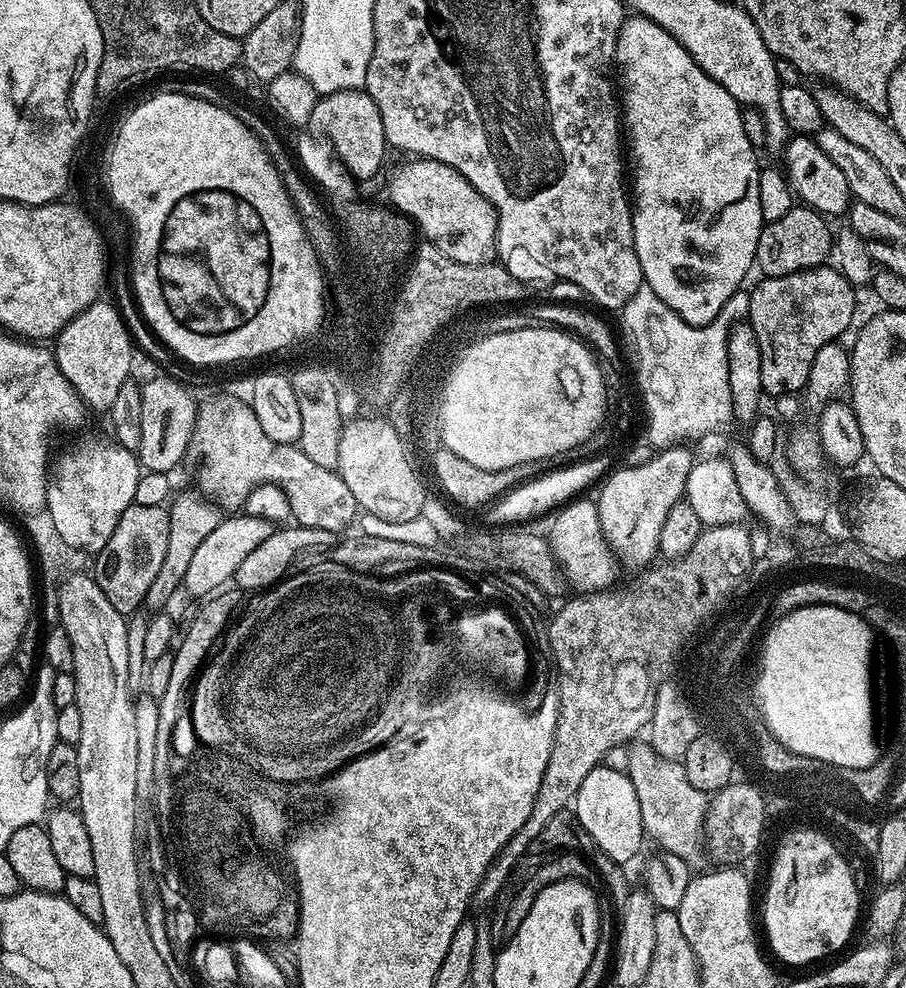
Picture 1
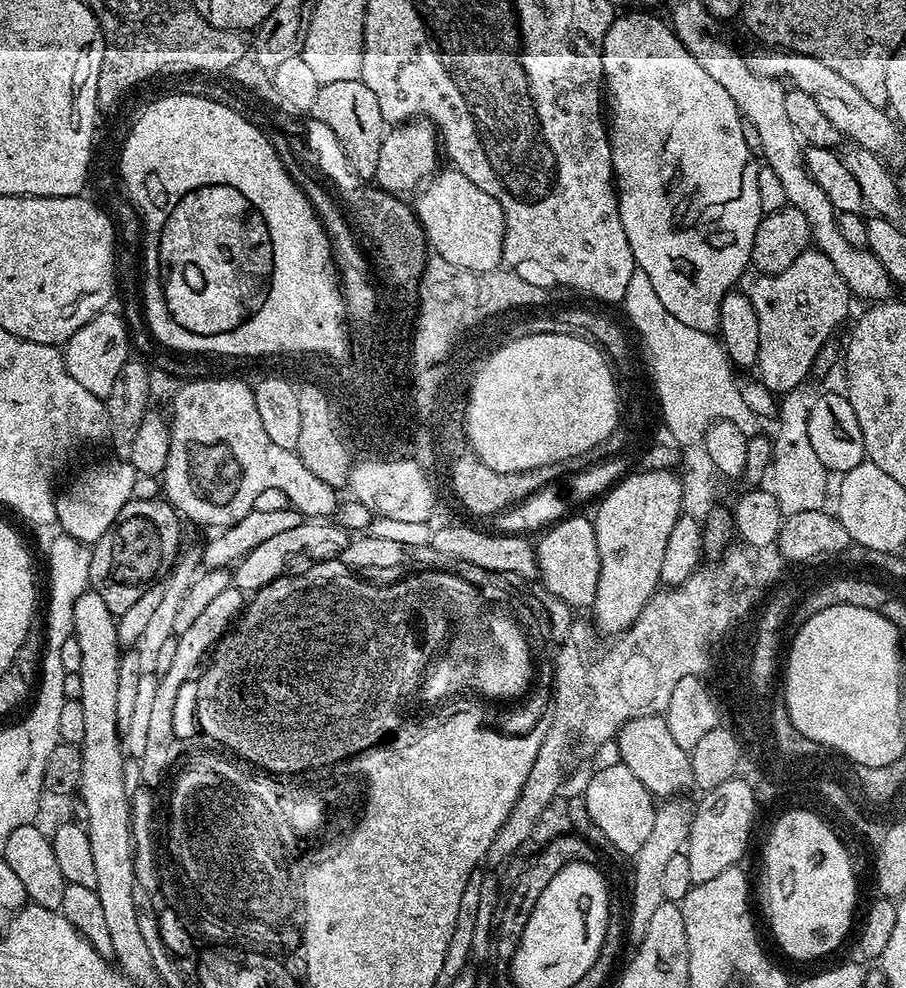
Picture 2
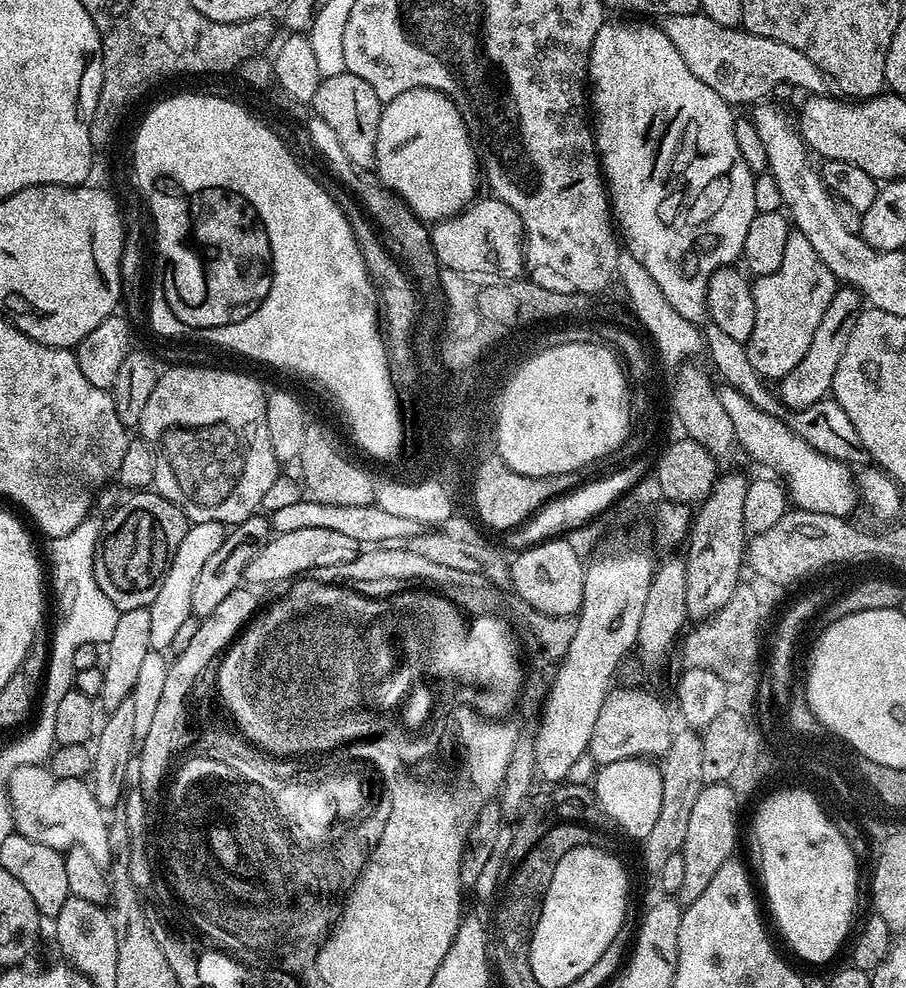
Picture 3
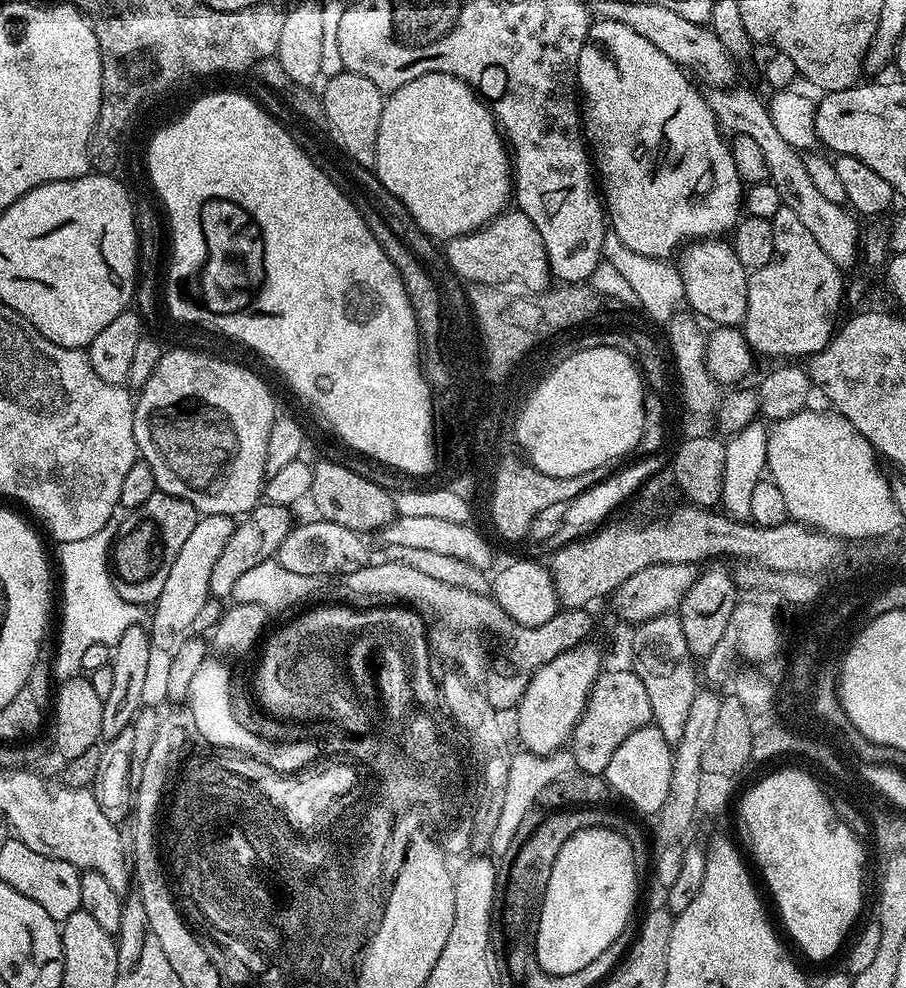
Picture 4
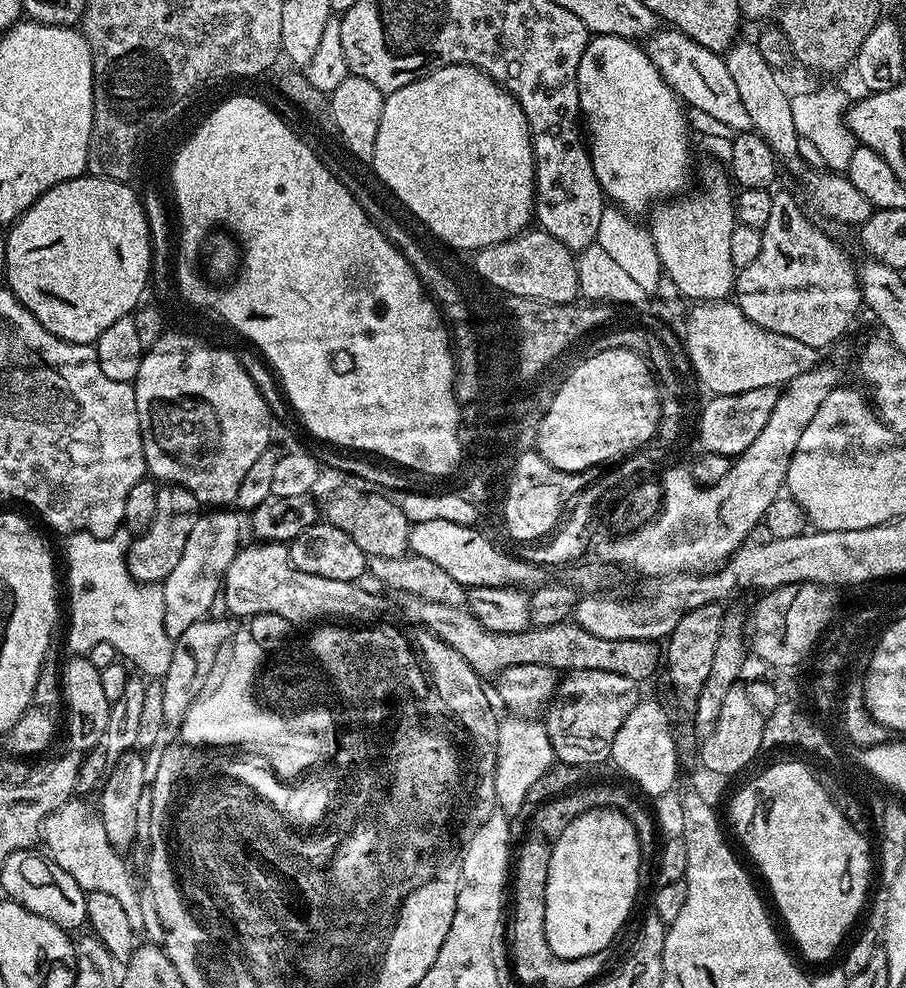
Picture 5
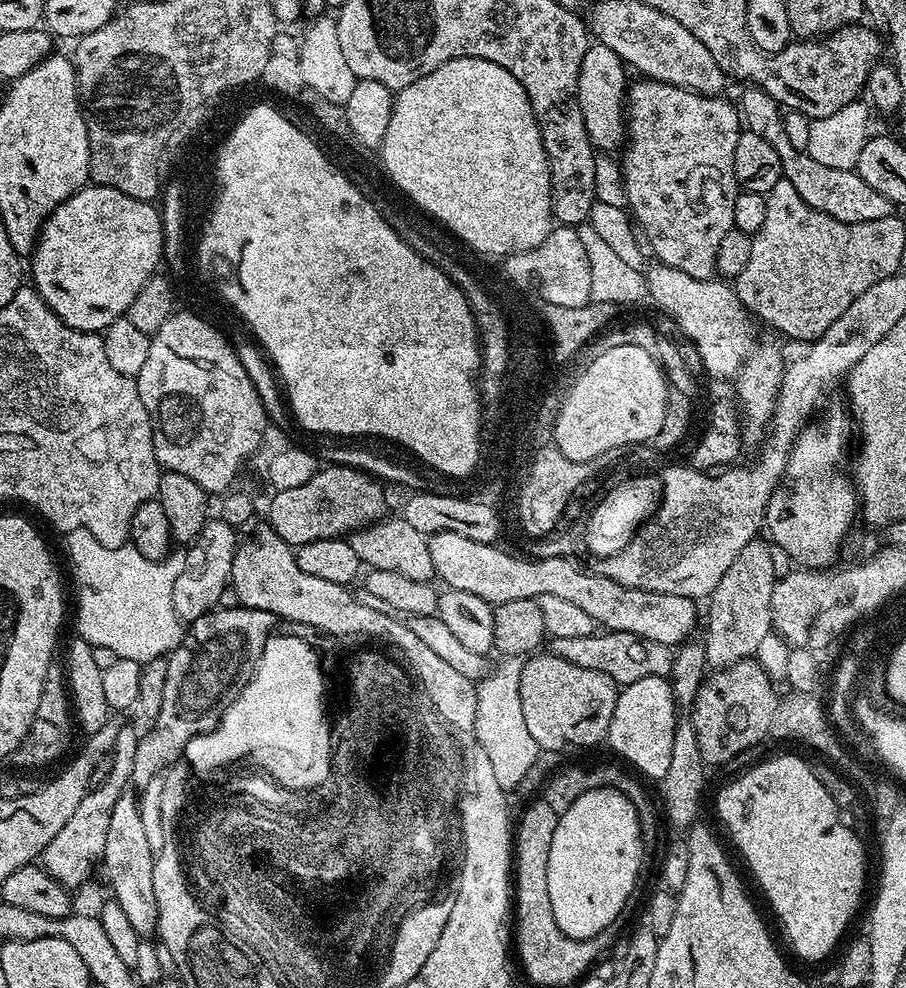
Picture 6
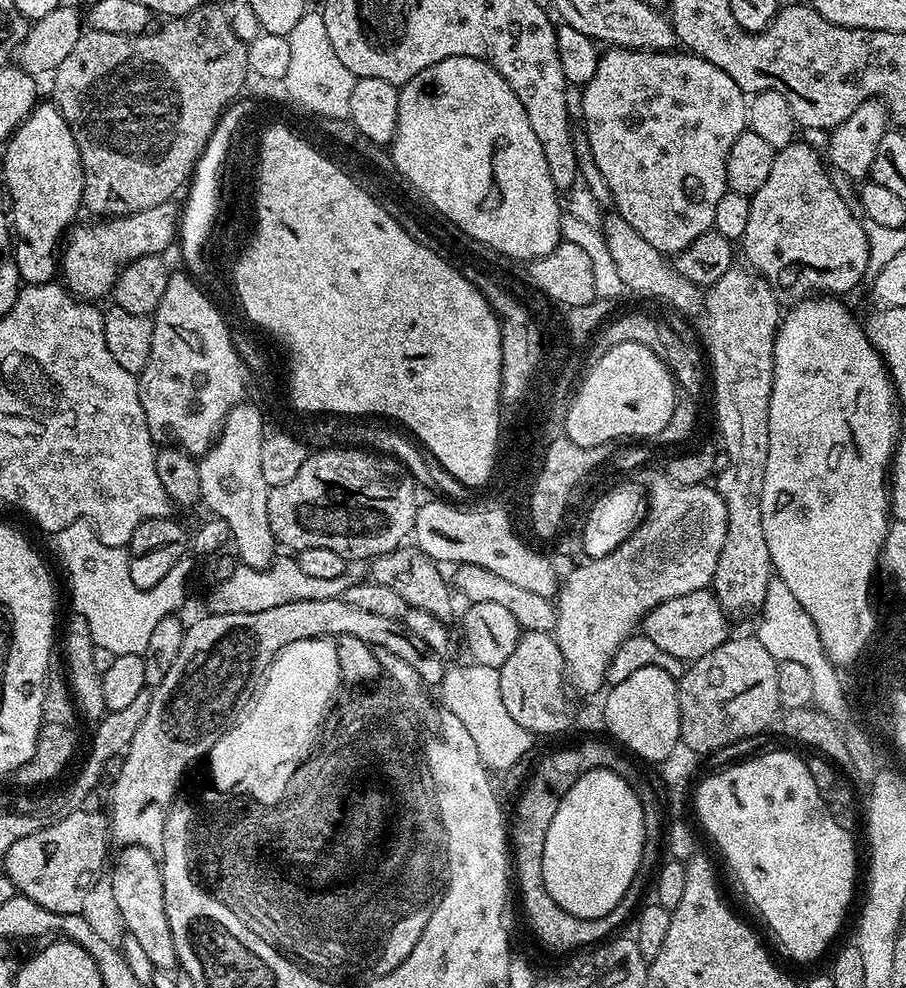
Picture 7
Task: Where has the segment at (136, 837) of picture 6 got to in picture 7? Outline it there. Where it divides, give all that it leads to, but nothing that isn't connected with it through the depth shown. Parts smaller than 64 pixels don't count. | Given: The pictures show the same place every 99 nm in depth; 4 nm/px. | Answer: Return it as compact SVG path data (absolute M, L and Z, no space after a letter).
M125 847L124 852L116 860L116 873L110 876L114 896L118 900L118 910L124 920L127 935L138 938L146 958L159 971L172 972L177 967L176 950L170 922L166 916L166 902L164 901L164 873L162 864L153 853L145 848Z

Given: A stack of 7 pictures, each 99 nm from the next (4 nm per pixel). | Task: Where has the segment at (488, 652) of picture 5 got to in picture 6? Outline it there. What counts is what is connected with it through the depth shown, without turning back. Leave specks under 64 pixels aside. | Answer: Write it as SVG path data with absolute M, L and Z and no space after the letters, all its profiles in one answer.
M604 630L582 638L555 638L551 643L551 655L566 662L574 662L574 666L582 666L586 670L598 670L606 674L617 686L639 682L642 678L668 678L672 670L673 649L667 644L650 642L638 634Z

